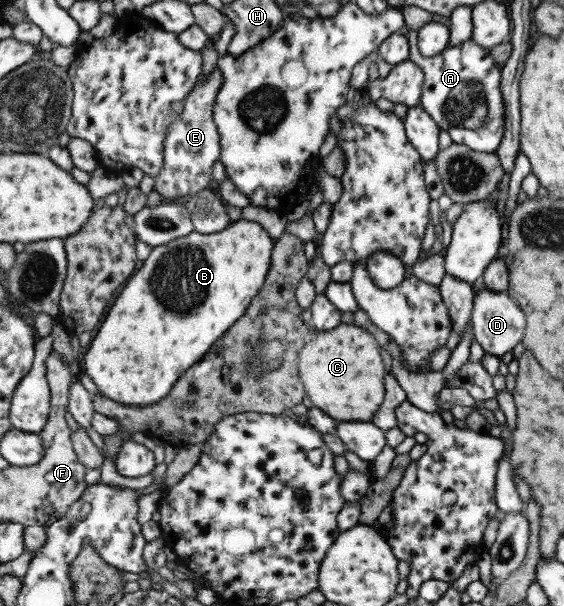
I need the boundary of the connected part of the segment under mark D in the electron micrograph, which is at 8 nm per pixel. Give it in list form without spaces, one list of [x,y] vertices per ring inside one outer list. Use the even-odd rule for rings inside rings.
[[[485,286],[474,296],[472,330],[484,352],[502,358],[505,352],[509,352],[521,340],[521,334],[525,334],[523,326],[525,326],[523,312],[504,291],[492,291]]]

